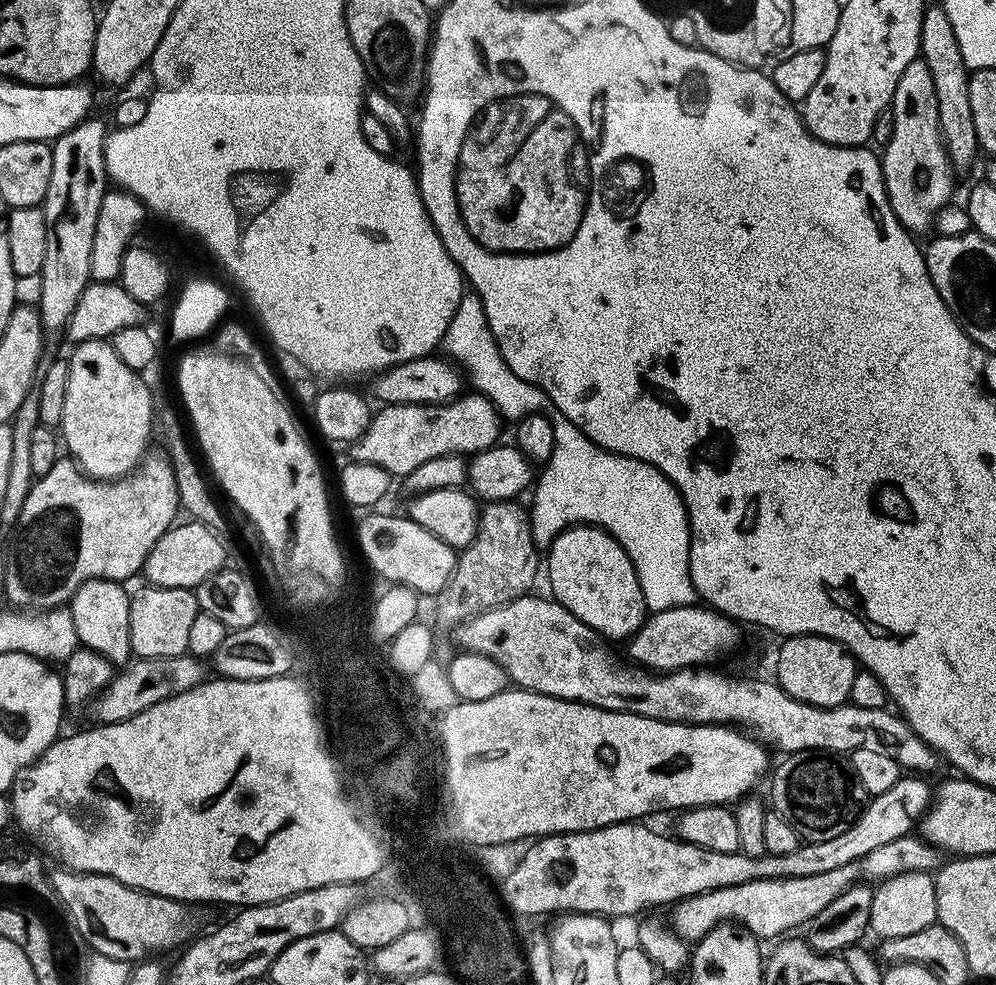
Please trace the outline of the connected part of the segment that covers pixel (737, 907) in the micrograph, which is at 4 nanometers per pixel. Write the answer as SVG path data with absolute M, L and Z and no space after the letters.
M845 869L830 870L826 874L814 874L794 878L785 876L783 880L755 880L742 886L730 886L703 892L679 901L671 909L671 931L688 942L699 942L712 928L721 927L725 922L745 928L761 941L767 942L771 936L783 937L791 928L799 924L807 925L826 906L834 903L845 891Z

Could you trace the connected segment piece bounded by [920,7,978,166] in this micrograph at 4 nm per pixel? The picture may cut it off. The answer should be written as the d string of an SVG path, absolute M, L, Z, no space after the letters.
M929 7L925 11L920 35L920 51L923 60L930 66L930 74L934 78L934 90L940 103L940 128L944 131L944 143L948 145L948 155L951 156L953 165L968 164L975 158L976 152L978 153L968 93L970 72L966 67L960 39L954 34L954 26L943 7L941 9Z

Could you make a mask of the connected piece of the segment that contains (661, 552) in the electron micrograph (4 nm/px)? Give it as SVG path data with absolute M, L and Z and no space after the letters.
M553 411L550 419L553 426L552 456L543 465L544 473L541 476L539 473L531 493L533 496L530 519L532 537L537 549L551 548L552 539L574 524L594 524L598 528L605 528L634 562L634 570L638 582L641 583L642 595L649 613L696 604L698 595L690 576L692 526L688 523L688 512L684 508L684 499L680 497L679 490L661 474L655 464L606 451L594 443L584 433L584 429L574 426L574 422L570 422L570 418L560 412Z

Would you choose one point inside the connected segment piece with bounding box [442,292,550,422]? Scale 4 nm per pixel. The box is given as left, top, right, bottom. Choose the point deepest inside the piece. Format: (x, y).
(469, 342)

